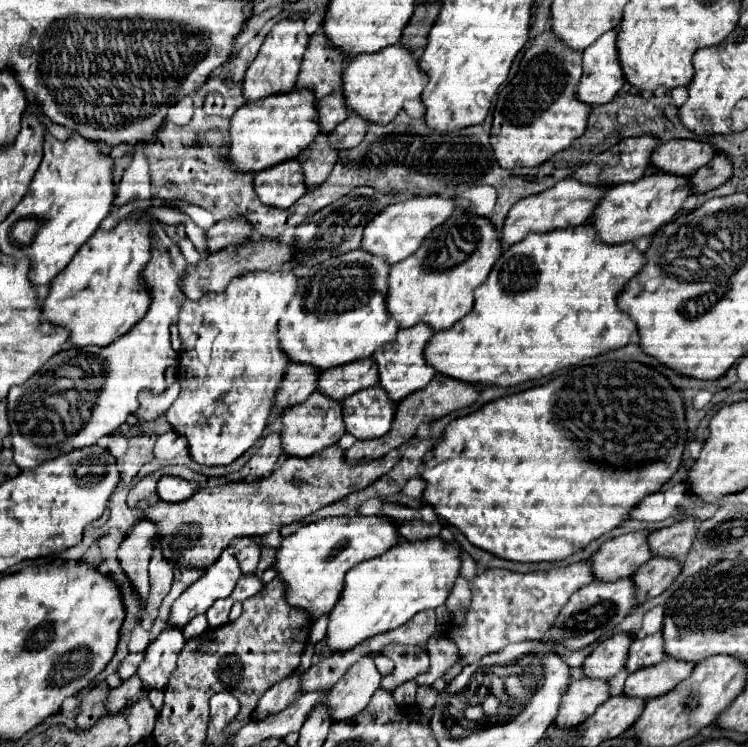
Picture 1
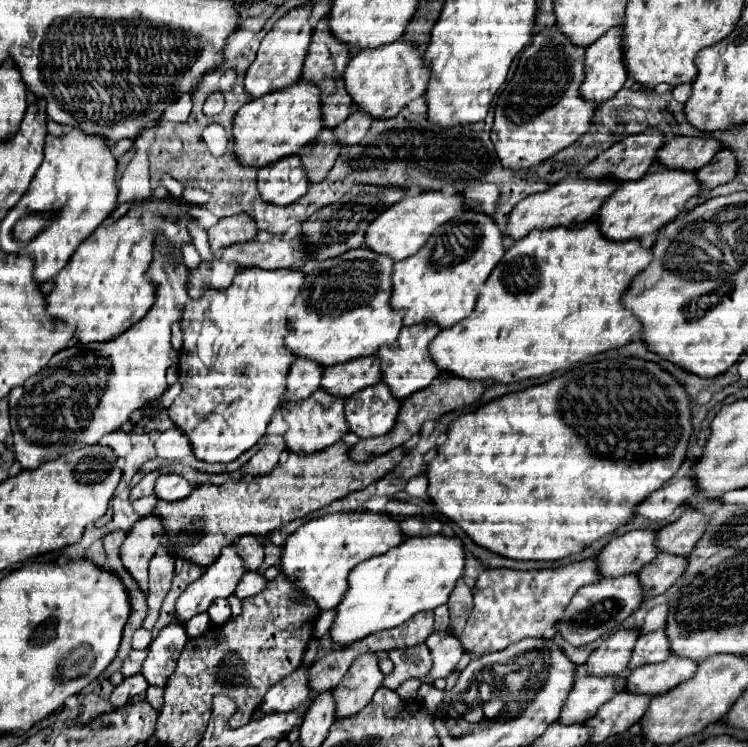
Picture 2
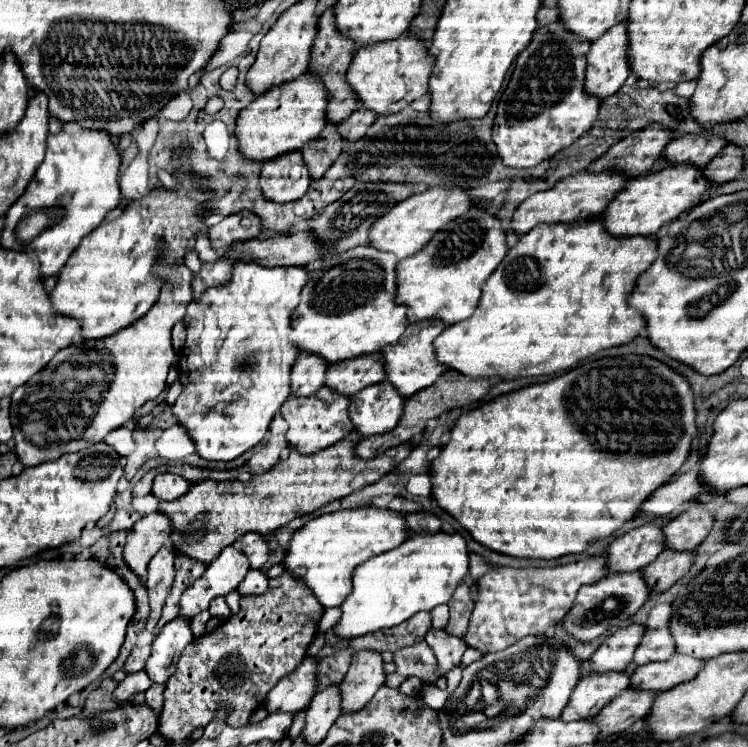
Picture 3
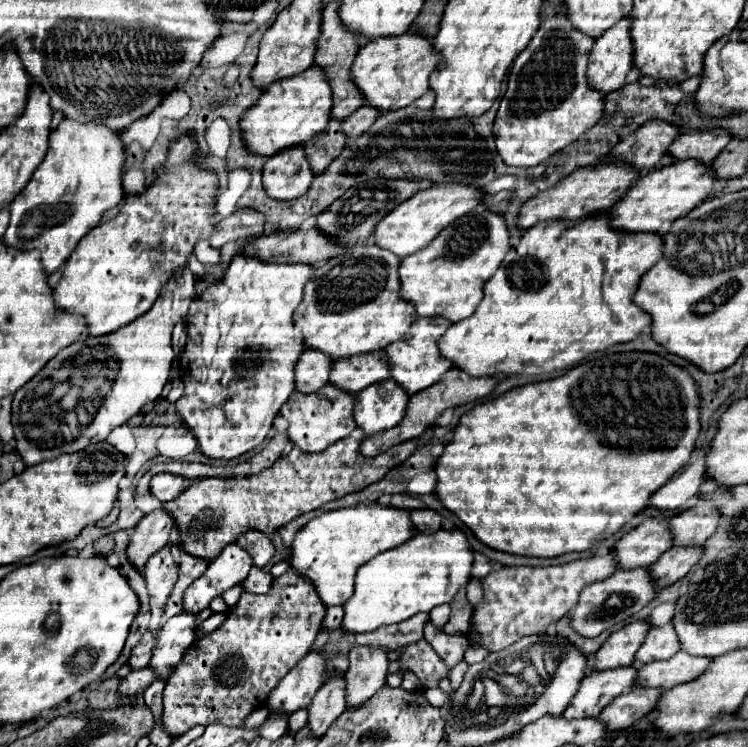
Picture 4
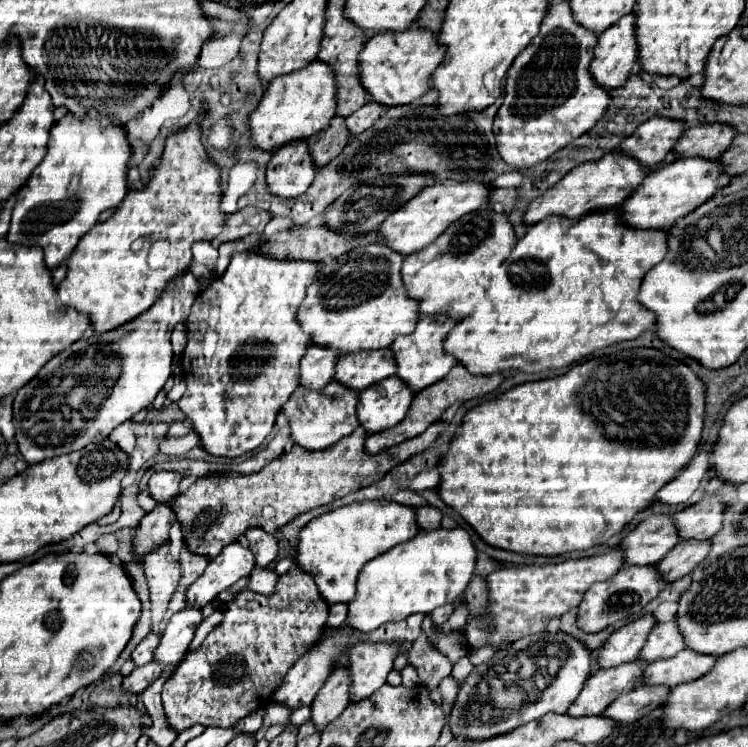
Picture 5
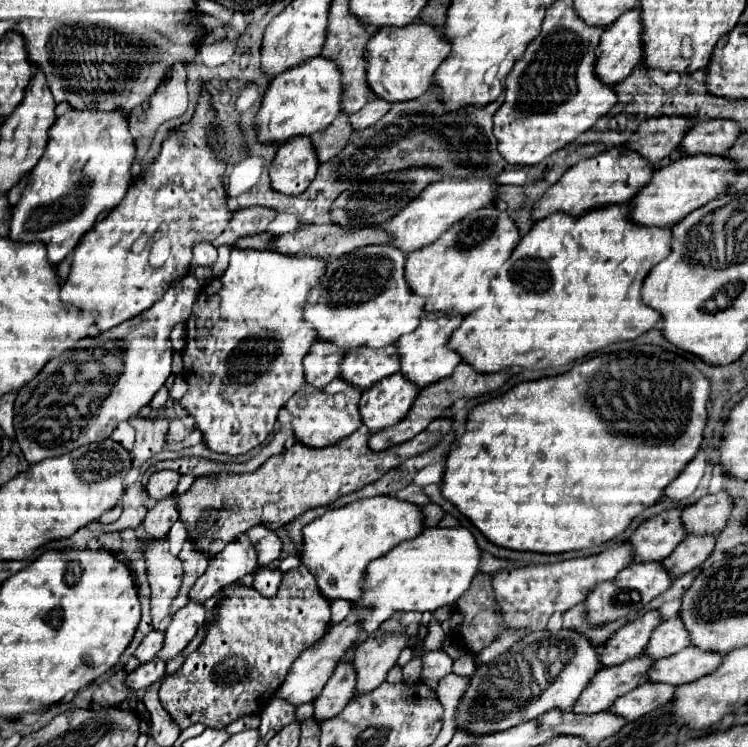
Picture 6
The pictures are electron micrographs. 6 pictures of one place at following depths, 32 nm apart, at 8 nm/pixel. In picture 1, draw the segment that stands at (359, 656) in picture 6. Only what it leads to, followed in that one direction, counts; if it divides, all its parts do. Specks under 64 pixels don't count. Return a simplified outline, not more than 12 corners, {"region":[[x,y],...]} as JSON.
{"region":[[364,656],[328,694],[332,722],[368,706],[382,676]]}

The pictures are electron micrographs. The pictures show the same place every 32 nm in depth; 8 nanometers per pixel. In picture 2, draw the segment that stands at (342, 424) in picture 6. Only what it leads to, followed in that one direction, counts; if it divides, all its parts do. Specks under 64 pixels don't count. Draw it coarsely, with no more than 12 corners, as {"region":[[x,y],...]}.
{"region":[[324,390],[284,404],[286,450],[320,452],[348,432]]}

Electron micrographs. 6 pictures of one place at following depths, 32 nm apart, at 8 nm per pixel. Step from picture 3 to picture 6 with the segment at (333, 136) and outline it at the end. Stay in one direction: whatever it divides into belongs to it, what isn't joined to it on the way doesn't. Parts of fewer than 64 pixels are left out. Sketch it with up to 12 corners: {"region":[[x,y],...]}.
{"region":[[348,114],[310,136],[316,158],[332,160],[348,144]]}

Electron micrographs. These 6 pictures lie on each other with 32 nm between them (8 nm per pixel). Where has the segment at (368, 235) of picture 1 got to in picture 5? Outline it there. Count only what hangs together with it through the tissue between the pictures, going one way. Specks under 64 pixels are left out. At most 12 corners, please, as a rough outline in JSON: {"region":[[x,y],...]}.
{"region":[[436,182],[376,228],[402,256],[486,206],[480,182]]}

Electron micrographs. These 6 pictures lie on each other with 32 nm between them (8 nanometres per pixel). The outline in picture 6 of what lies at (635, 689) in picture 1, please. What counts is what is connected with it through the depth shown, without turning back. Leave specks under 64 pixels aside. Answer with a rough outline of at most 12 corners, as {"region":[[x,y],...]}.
{"region":[[688,646],[656,660],[648,682],[680,686],[706,676],[722,654]]}

